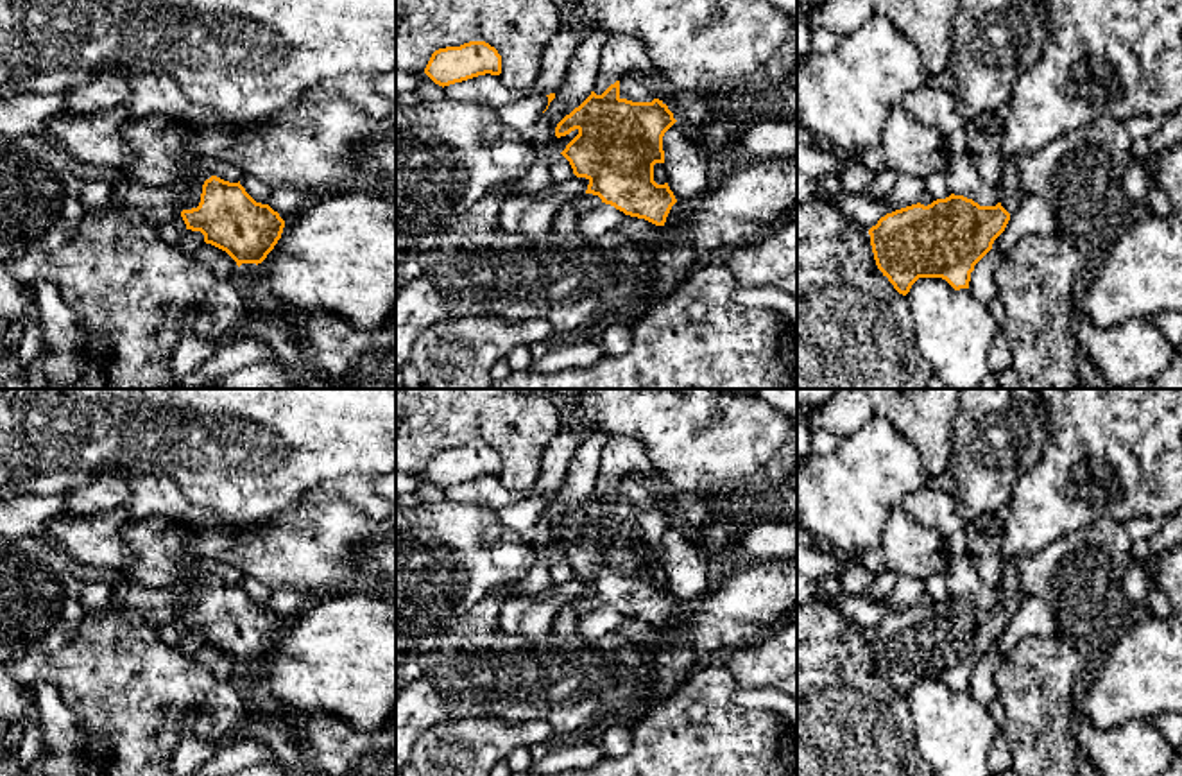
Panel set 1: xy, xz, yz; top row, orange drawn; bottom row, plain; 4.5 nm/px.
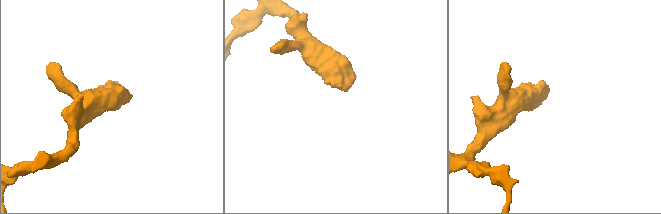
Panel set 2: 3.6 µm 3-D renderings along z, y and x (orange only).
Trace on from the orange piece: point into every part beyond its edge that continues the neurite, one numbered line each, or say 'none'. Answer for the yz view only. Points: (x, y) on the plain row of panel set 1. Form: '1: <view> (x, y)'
1: yz (1012, 594)

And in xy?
1: xy (194, 577)

